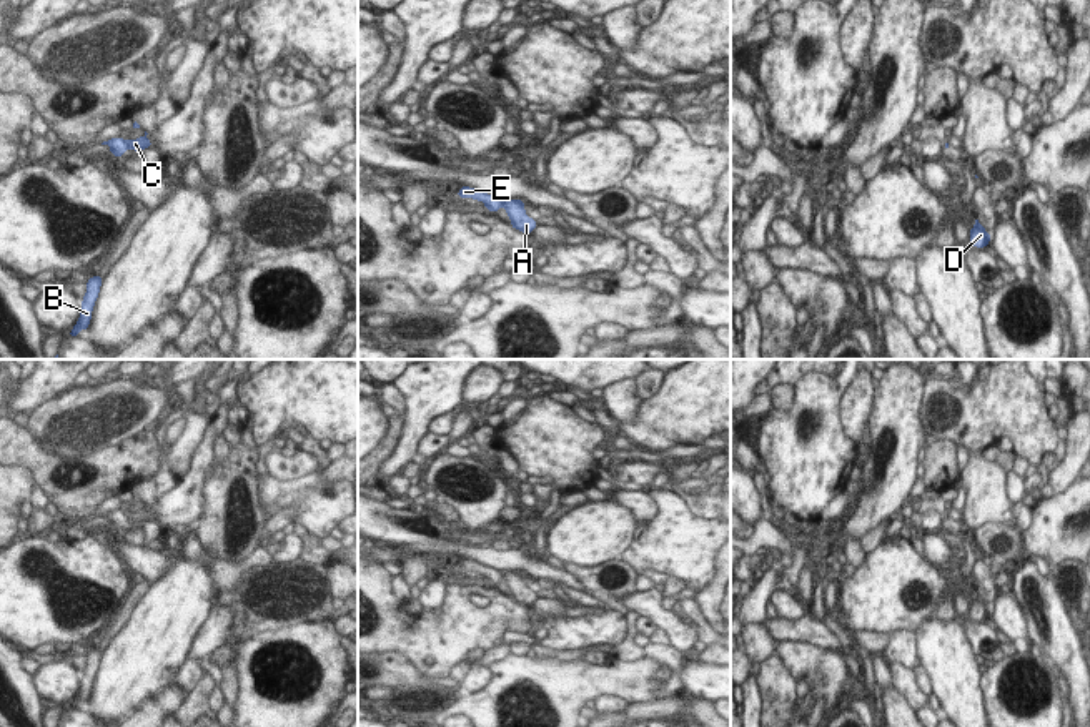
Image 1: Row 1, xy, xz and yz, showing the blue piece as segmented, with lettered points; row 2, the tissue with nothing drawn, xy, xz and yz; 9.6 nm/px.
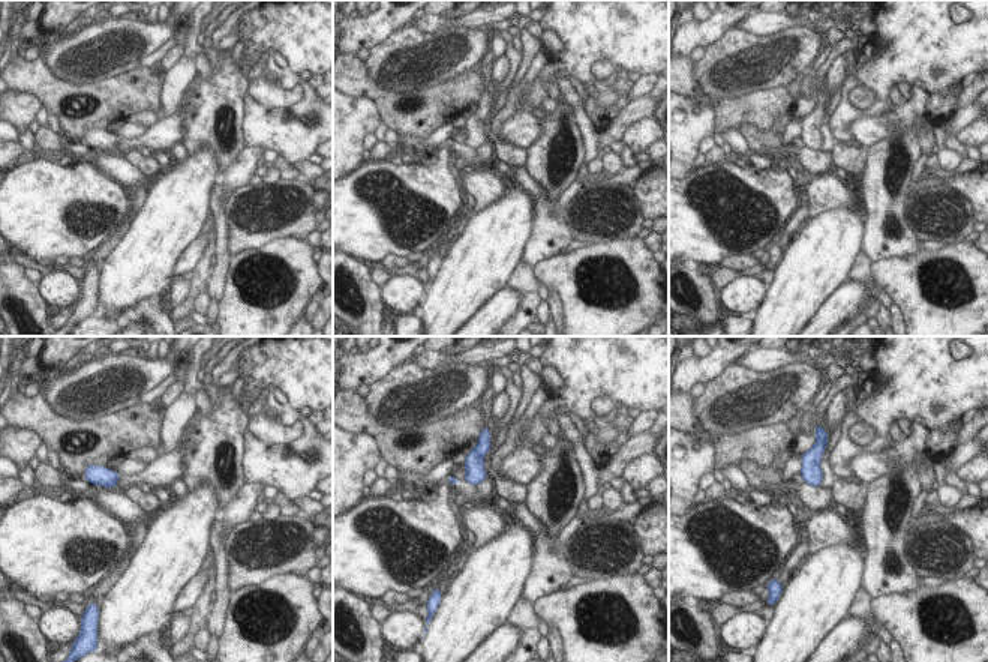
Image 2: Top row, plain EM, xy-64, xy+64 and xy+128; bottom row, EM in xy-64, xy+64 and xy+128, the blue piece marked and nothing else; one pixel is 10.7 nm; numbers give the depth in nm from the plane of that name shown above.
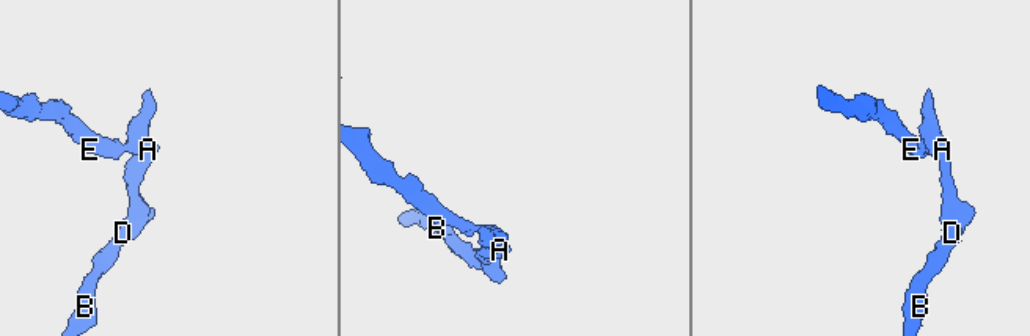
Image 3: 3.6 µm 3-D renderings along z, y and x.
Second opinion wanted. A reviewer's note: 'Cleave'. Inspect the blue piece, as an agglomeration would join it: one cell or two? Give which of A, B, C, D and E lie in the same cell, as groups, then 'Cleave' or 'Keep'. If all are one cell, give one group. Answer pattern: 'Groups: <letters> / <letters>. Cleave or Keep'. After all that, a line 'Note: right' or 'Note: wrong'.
Groups: A B C D / E. Cleave
Note: right

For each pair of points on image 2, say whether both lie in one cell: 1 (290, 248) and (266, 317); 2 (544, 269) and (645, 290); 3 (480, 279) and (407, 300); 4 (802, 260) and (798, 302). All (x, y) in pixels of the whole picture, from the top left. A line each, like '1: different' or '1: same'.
1: same
2: same
3: different
4: same

